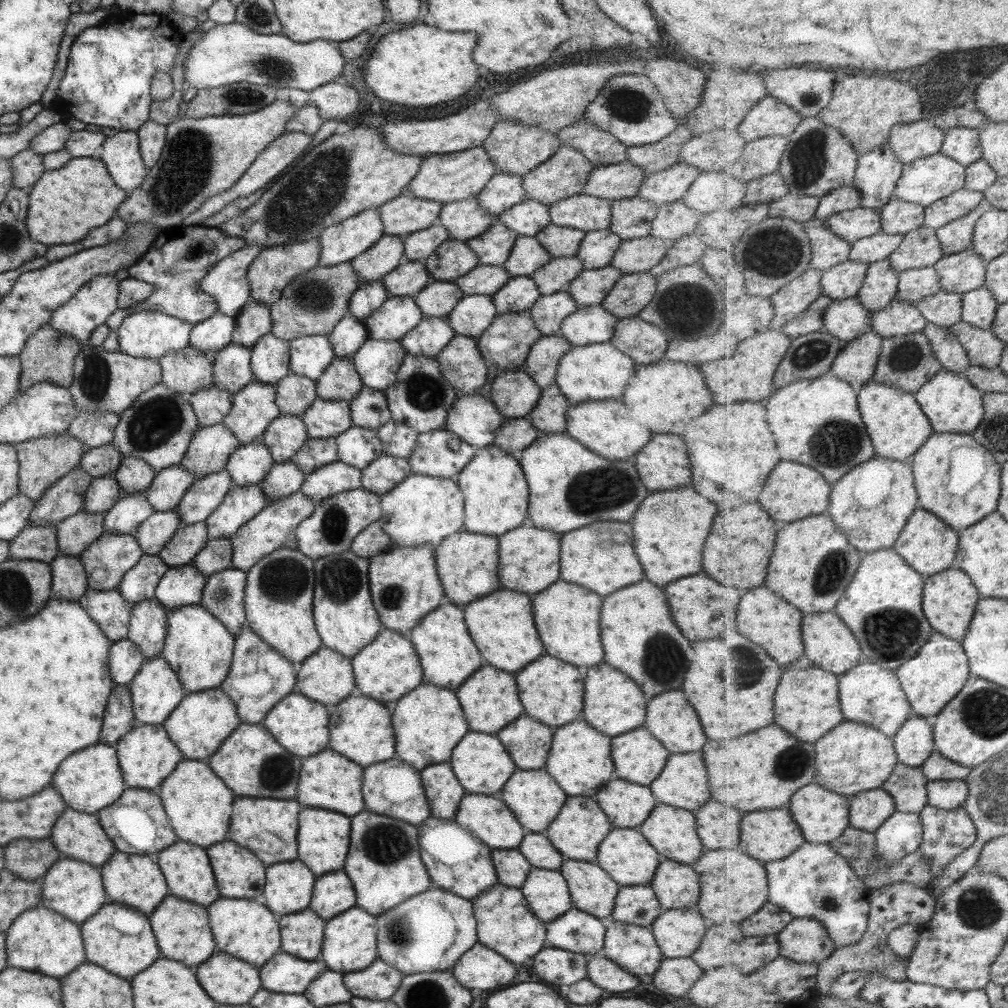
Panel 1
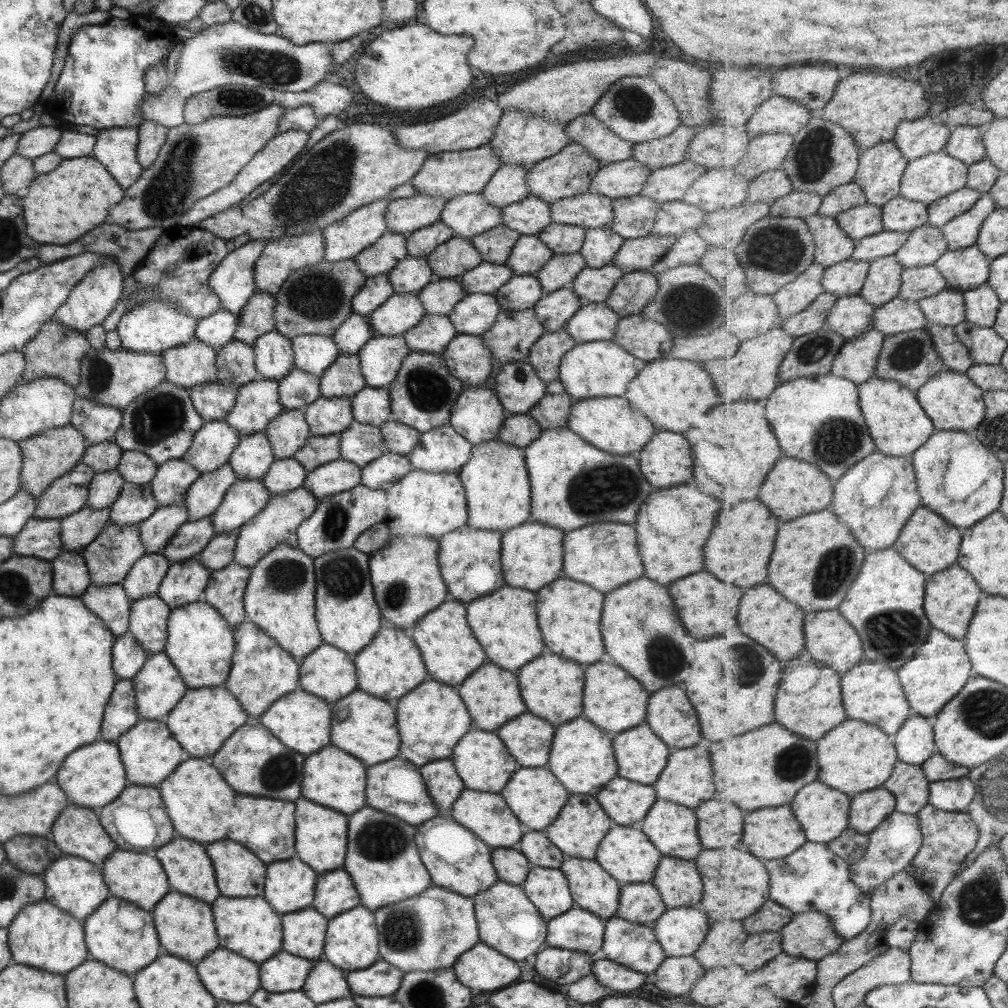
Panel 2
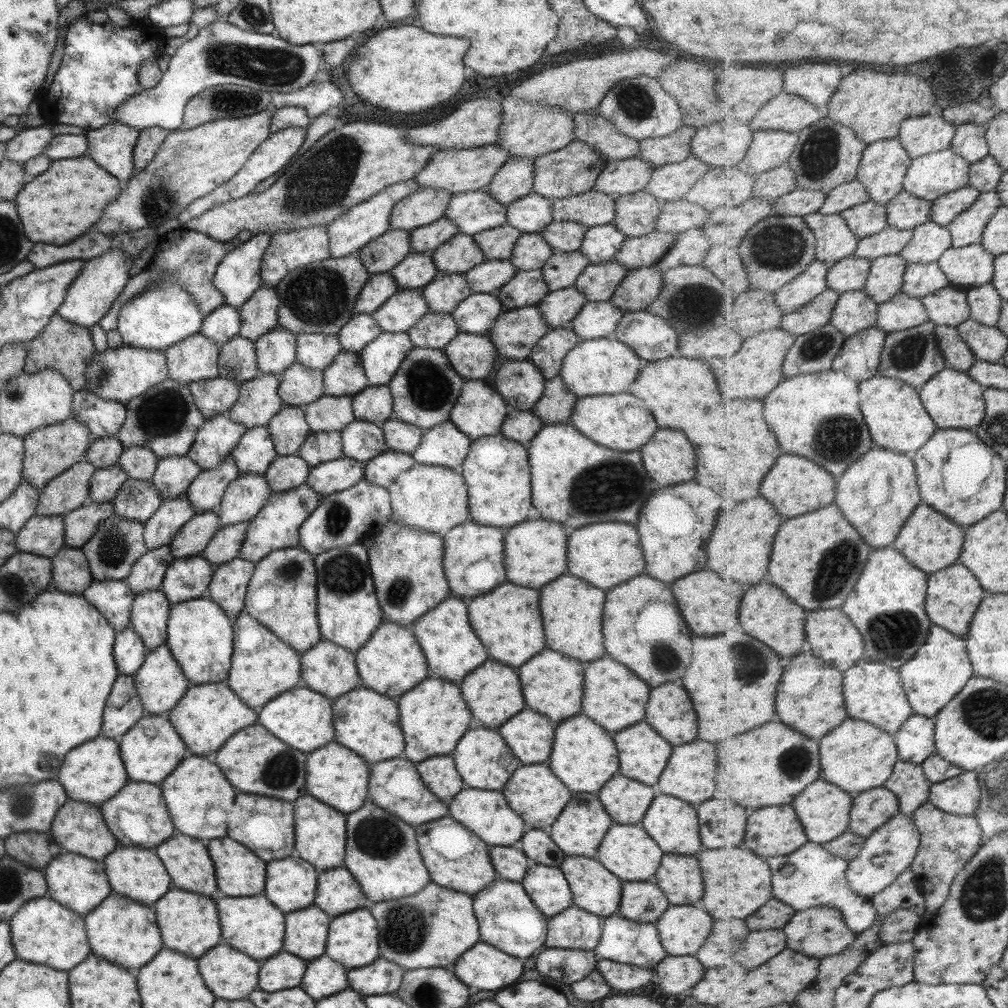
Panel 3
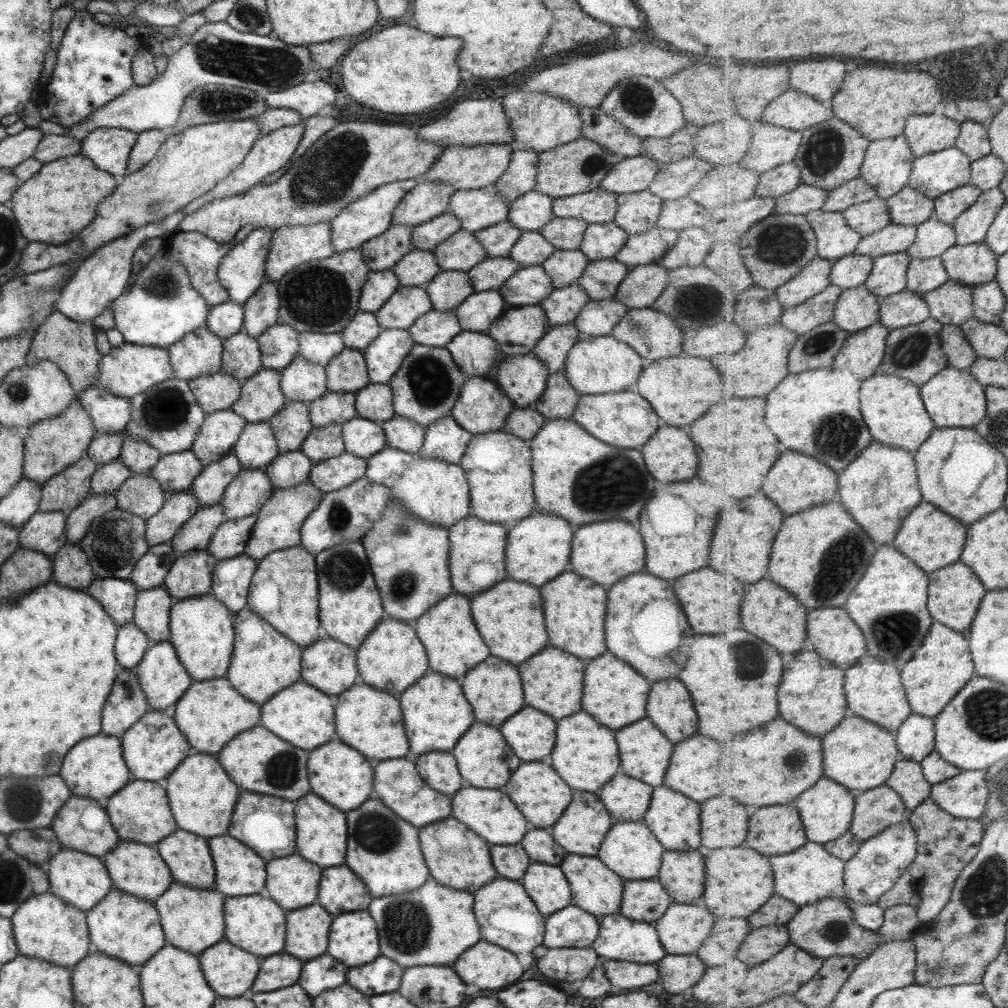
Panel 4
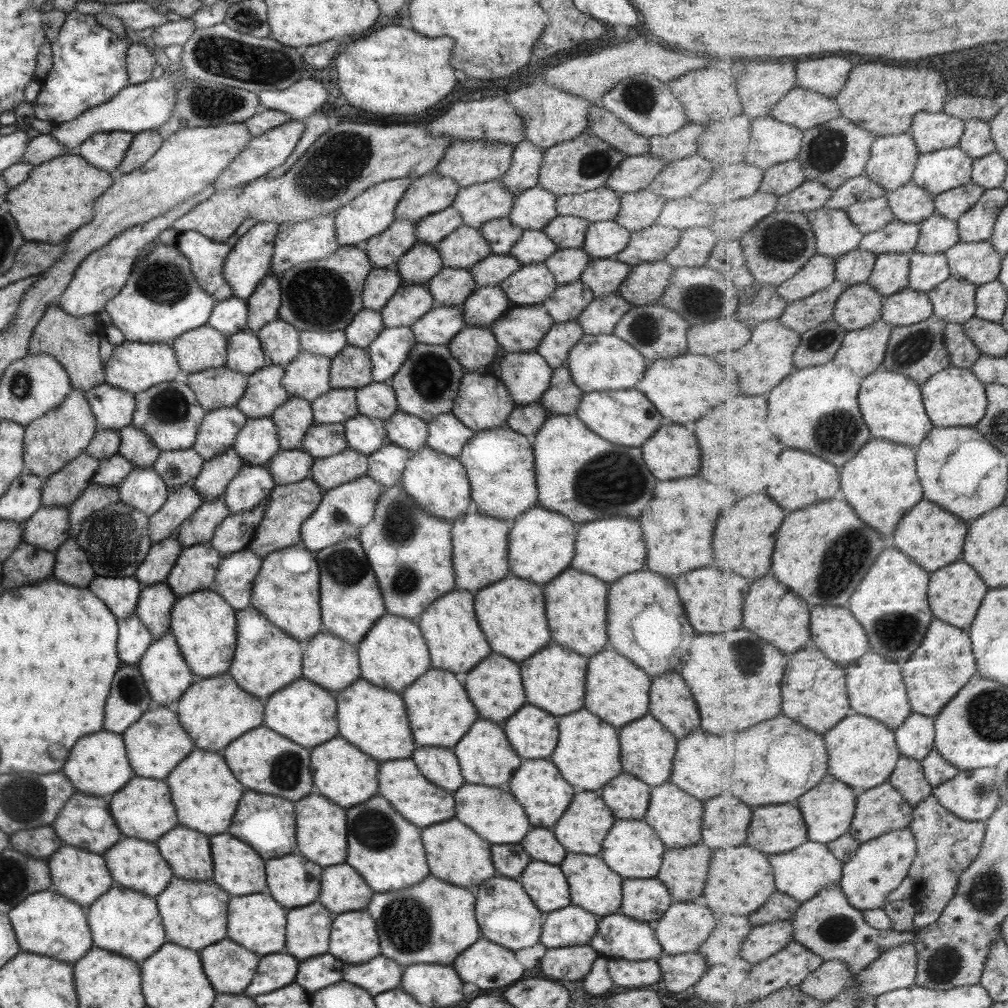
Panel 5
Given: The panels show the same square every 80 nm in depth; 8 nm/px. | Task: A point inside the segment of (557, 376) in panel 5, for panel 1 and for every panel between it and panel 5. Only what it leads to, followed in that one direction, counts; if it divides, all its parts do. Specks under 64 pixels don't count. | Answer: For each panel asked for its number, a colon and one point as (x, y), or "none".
1: (548, 416)
2: (551, 412)
3: (556, 404)
4: (558, 400)

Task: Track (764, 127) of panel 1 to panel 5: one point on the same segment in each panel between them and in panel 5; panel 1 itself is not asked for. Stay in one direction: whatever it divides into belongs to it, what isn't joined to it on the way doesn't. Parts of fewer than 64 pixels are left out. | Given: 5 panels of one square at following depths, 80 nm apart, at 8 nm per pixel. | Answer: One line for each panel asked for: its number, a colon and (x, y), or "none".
2: (777, 115)
3: (790, 112)
4: (794, 110)
5: (803, 108)

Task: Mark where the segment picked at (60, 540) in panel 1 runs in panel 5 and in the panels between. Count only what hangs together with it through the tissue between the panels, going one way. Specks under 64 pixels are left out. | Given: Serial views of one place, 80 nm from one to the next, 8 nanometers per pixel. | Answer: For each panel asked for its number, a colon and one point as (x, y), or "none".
2: (77, 530)
3: (79, 525)
4: (77, 521)
5: (95, 497)

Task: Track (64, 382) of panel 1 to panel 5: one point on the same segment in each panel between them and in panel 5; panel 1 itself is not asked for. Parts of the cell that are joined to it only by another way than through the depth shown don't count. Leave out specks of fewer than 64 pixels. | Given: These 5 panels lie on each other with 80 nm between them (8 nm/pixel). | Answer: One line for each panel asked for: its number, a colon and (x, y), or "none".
2: (55, 351)
3: (65, 347)
4: (70, 345)
5: (73, 342)

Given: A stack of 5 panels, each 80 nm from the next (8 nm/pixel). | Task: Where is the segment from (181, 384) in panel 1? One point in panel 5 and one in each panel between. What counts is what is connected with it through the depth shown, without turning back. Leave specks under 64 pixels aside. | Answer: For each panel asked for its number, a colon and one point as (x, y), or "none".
2: (192, 364)
3: (194, 358)
4: (199, 352)
5: (203, 347)

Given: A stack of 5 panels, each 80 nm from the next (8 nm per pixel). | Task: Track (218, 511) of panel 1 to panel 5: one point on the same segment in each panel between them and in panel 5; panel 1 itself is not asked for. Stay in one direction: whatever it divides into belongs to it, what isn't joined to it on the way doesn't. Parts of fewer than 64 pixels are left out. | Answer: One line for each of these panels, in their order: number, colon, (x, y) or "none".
2: (243, 499)
3: (243, 498)
4: (245, 494)
5: (251, 485)

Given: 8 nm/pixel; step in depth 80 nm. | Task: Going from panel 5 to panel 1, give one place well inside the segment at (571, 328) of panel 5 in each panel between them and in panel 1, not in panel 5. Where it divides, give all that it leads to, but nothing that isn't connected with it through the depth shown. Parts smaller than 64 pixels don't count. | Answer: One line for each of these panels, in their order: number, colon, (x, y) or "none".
1: (542, 359)
2: (544, 355)
3: (547, 353)
4: (552, 348)

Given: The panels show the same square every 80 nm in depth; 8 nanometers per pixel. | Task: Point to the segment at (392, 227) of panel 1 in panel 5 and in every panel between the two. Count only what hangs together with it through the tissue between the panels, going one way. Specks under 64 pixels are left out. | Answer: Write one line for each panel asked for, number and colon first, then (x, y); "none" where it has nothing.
2: (404, 215)
3: (427, 205)
4: (426, 200)
5: (430, 193)

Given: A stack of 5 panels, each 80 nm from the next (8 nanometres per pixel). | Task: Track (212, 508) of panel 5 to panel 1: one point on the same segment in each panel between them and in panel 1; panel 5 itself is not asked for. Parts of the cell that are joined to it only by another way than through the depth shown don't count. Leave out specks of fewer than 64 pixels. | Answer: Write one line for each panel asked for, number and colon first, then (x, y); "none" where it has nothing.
1: (186, 542)
2: (191, 538)
3: (191, 539)
4: (195, 534)

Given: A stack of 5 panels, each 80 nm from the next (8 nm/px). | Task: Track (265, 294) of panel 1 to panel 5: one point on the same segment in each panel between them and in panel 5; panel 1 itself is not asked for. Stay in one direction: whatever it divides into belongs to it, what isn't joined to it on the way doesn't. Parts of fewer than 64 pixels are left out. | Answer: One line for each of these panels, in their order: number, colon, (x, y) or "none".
2: (281, 256)
3: (285, 251)
4: (289, 246)
5: (310, 240)

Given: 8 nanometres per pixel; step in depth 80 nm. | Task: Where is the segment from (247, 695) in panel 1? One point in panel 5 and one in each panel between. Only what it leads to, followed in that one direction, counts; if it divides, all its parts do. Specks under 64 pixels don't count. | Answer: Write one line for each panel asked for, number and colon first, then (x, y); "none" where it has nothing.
2: (260, 672)
3: (261, 666)
4: (262, 662)
5: (265, 659)

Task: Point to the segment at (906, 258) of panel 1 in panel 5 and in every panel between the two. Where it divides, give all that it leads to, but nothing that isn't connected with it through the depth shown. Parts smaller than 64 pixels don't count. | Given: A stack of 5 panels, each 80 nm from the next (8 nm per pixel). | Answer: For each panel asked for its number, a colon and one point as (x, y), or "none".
2: (927, 244)
3: (930, 240)
4: (934, 238)
5: (938, 234)

